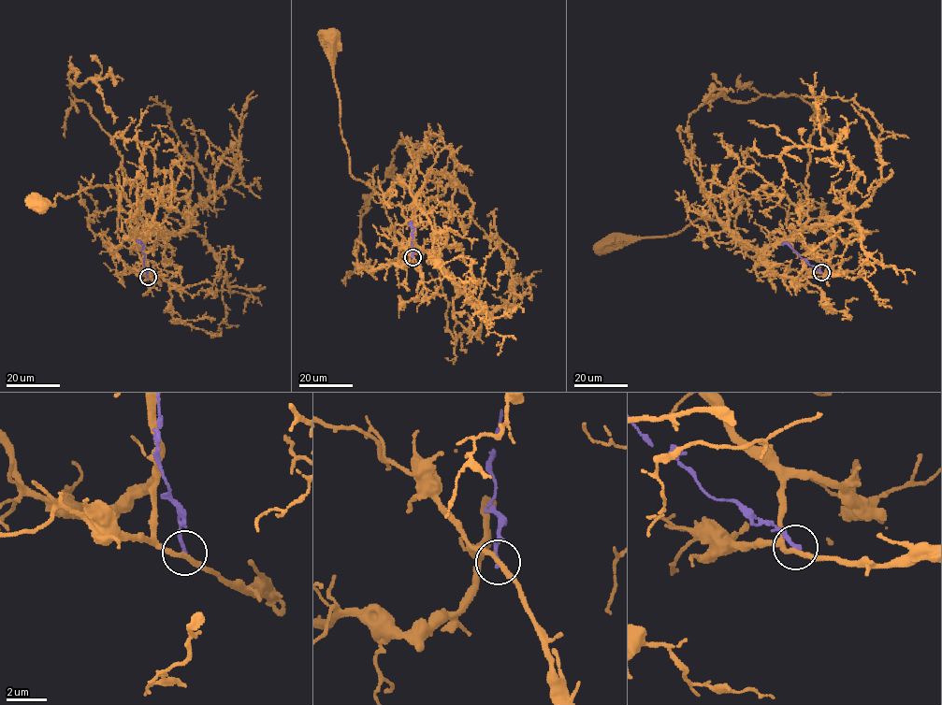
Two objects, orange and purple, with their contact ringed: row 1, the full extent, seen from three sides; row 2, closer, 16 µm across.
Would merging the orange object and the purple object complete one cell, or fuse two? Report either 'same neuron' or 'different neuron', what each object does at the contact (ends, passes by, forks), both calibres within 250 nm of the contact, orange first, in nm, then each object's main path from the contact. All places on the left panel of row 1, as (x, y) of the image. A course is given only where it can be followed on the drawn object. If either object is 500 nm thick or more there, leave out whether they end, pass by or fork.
different neuron | orange passes by | purple ends | 240/220 nm | orange via (148, 277), (144, 274), (142, 218), (115, 187), (97, 184), (68, 196), (57, 194), (53, 206), (39, 205) | purple via (148, 277), (142, 252), (143, 245), (137, 240)

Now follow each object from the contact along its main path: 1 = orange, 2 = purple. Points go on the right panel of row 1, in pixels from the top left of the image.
1: (821, 272), (797, 237), (807, 216), (780, 193), (750, 196), (735, 214), (694, 221), (668, 236), (601, 246)
2: (821, 272), (783, 242)

